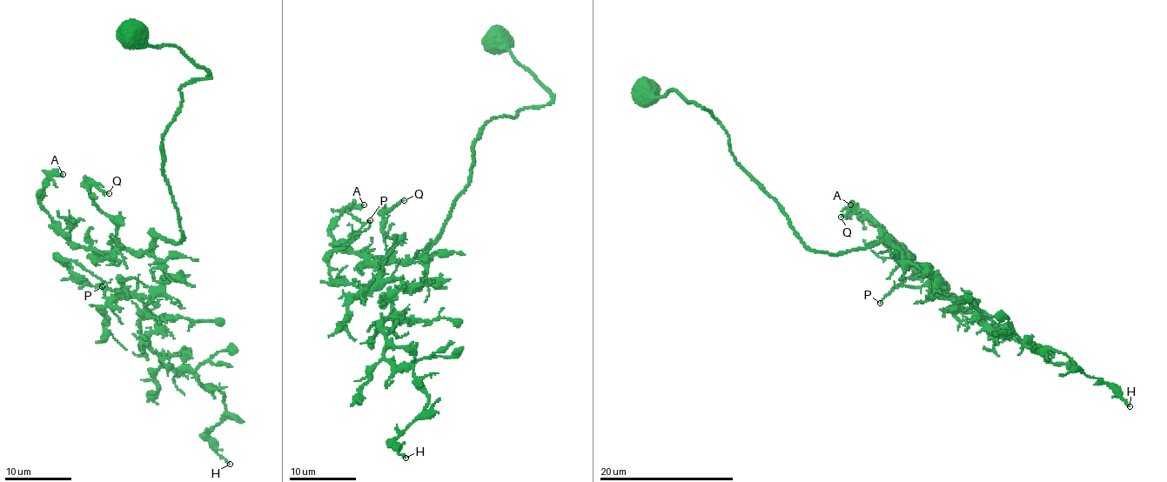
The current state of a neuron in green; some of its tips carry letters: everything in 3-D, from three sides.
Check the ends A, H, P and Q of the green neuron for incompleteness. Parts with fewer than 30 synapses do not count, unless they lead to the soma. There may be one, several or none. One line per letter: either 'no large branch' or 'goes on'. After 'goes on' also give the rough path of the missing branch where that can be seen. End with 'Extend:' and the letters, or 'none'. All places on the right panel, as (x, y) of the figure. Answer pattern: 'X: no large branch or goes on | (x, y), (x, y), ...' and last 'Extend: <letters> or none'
A: no large branch
H: no large branch
P: no large branch
Q: no large branch
Extend: none

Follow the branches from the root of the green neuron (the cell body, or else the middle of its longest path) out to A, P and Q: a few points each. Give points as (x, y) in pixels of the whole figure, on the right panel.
A: (647, 92), (675, 90), (712, 114), (807, 246), (888, 243), (912, 264), (850, 204)
P: (647, 92), (675, 90), (712, 114), (807, 246), (888, 243), (935, 294), (948, 286), (907, 277), (880, 303)
Q: (647, 92), (675, 90), (712, 114), (807, 246), (888, 243), (910, 257), (862, 210), (841, 217)

